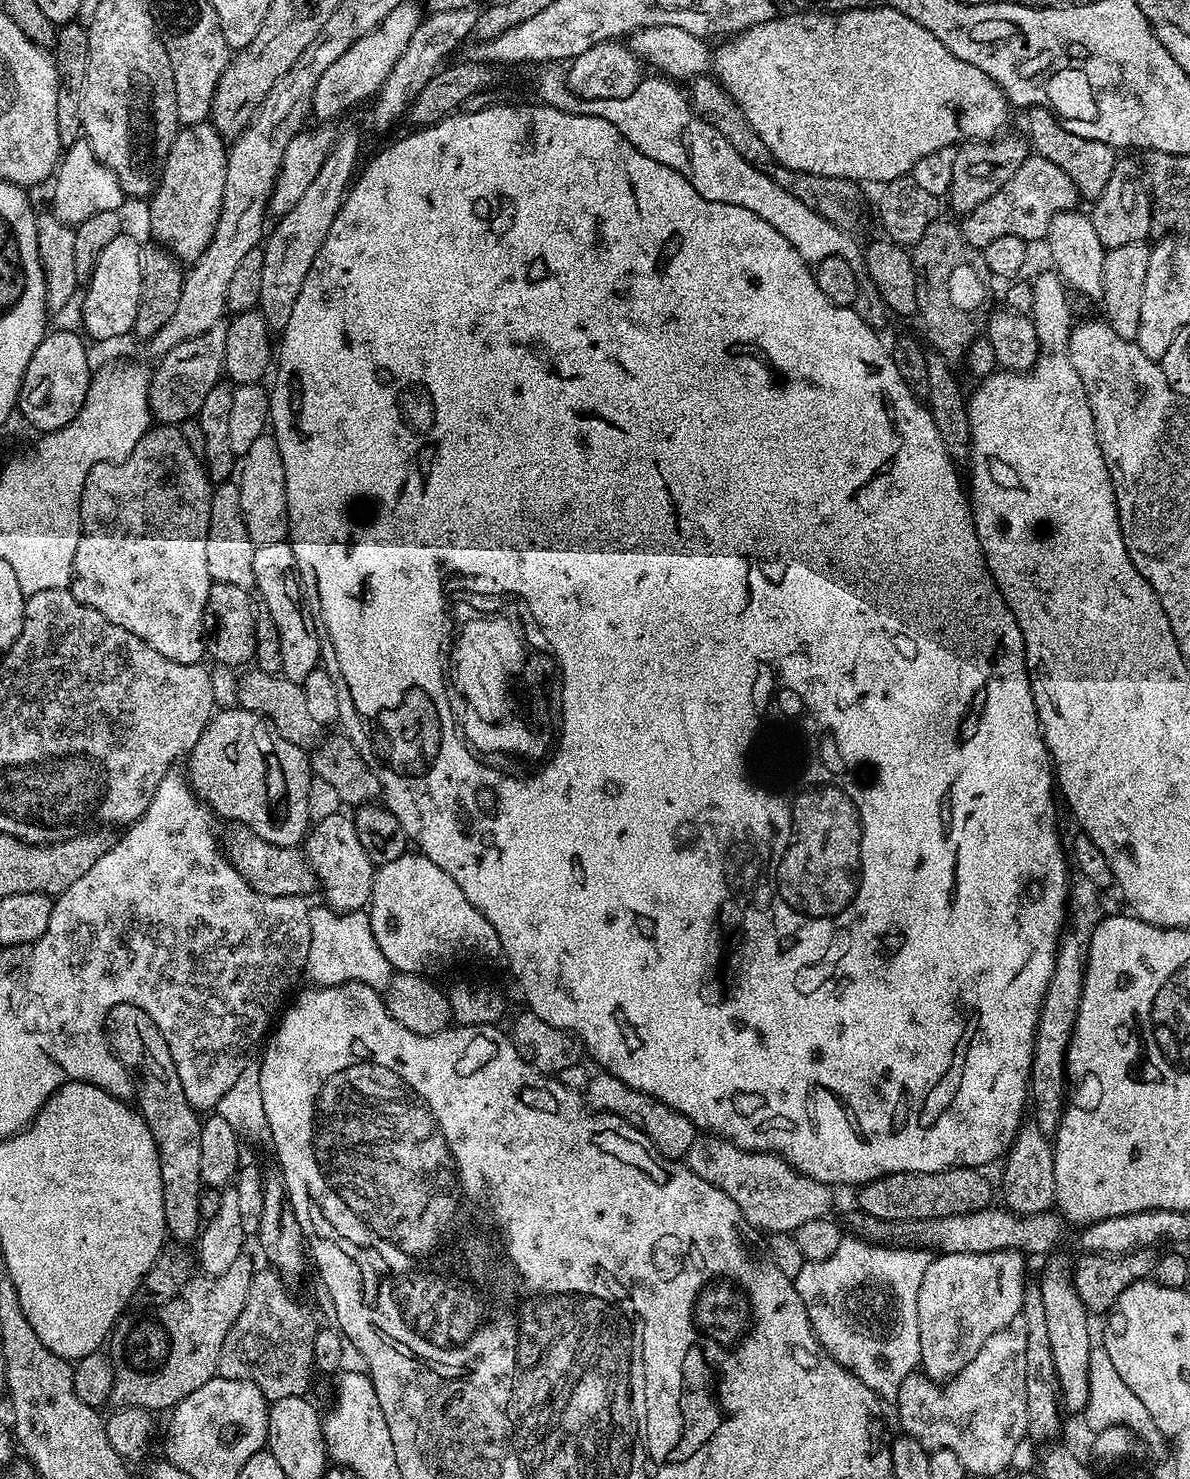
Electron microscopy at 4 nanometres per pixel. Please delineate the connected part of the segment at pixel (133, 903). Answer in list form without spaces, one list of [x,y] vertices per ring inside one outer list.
[[[170,771],[166,774],[166,778],[162,778],[162,782],[158,782],[158,790],[154,790],[154,798],[150,806],[140,815],[139,820],[127,825],[125,832],[128,833],[121,840],[117,839],[112,847],[106,849],[102,858],[98,858],[98,862],[94,862],[94,866],[90,866],[90,870],[86,870],[86,874],[82,874],[82,878],[74,882],[74,886],[70,886],[53,899],[50,926],[46,926],[46,934],[42,934],[42,938],[38,938],[35,944],[31,945],[28,954],[26,988],[28,984],[28,1004],[32,1007],[32,1016],[36,1019],[37,1030],[40,1031],[39,1039],[42,1041],[43,1055],[51,1063],[58,1065],[68,1080],[81,1080],[90,1086],[98,1086],[98,1090],[106,1090],[106,1094],[125,1102],[133,1099],[132,1074],[112,1053],[108,1036],[104,1032],[106,1018],[116,1004],[133,1004],[146,1010],[146,1014],[154,1018],[158,1030],[162,1030],[167,1035],[170,1058],[174,1058],[174,1066],[178,1070],[178,1078],[182,1082],[182,1090],[186,1090],[186,1098],[190,1106],[197,1110],[203,1110],[203,1108],[212,1110],[222,1098],[222,1094],[226,1094],[226,1090],[230,1090],[230,1086],[238,1082],[238,1074],[242,1074],[244,1067],[250,1063],[251,1056],[248,1055],[256,1047],[256,1051],[261,1047],[278,1013],[289,999],[288,991],[295,986],[296,979],[307,969],[310,954],[310,914],[308,913],[310,904],[307,899],[299,896],[258,894],[258,890],[249,886],[246,878],[242,878],[242,874],[238,874],[235,866],[228,861],[218,836],[212,833],[216,828],[215,822],[217,823],[212,809],[192,791],[191,784],[186,782],[181,773],[179,776],[178,772]]]

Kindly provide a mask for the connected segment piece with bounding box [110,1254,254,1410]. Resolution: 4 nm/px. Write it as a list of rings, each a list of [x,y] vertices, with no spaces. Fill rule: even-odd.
[[[241,1254],[221,1276],[193,1275],[192,1279],[182,1286],[182,1290],[174,1298],[157,1303],[145,1316],[132,1317],[125,1315],[116,1321],[110,1337],[110,1359],[116,1369],[111,1403],[121,1408],[146,1408],[171,1410],[178,1402],[182,1402],[198,1386],[206,1386],[218,1373],[218,1358],[222,1358],[222,1342],[226,1342],[226,1334],[238,1322],[238,1314],[242,1314],[242,1306],[246,1306],[246,1296],[250,1294],[250,1282],[254,1265],[248,1254]]]

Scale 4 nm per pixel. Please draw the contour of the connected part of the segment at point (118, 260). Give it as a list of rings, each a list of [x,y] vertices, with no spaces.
[[[122,234],[102,250],[92,276],[86,282],[84,305],[80,316],[84,319],[83,331],[96,340],[116,340],[131,333],[138,318],[138,302],[142,298],[142,244],[134,237]]]

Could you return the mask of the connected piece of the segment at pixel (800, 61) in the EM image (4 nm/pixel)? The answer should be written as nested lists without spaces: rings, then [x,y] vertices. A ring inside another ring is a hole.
[[[885,6],[870,8],[851,8],[845,12],[821,12],[819,10],[803,10],[792,12],[789,16],[777,14],[770,22],[762,22],[758,26],[750,26],[745,32],[737,32],[735,36],[725,39],[719,49],[715,49],[710,61],[711,71],[720,85],[738,102],[742,114],[746,114],[746,122],[754,126],[754,134],[762,138],[766,150],[784,168],[806,174],[818,174],[826,178],[842,178],[843,180],[873,180],[877,186],[883,185],[900,176],[911,173],[912,167],[926,154],[934,154],[934,150],[942,150],[959,145],[961,142],[974,140],[991,140],[1005,131],[1004,123],[1008,120],[1010,105],[1002,89],[991,80],[978,66],[970,66],[970,62],[962,62],[926,26],[918,26],[914,18],[906,18],[898,9]]]

